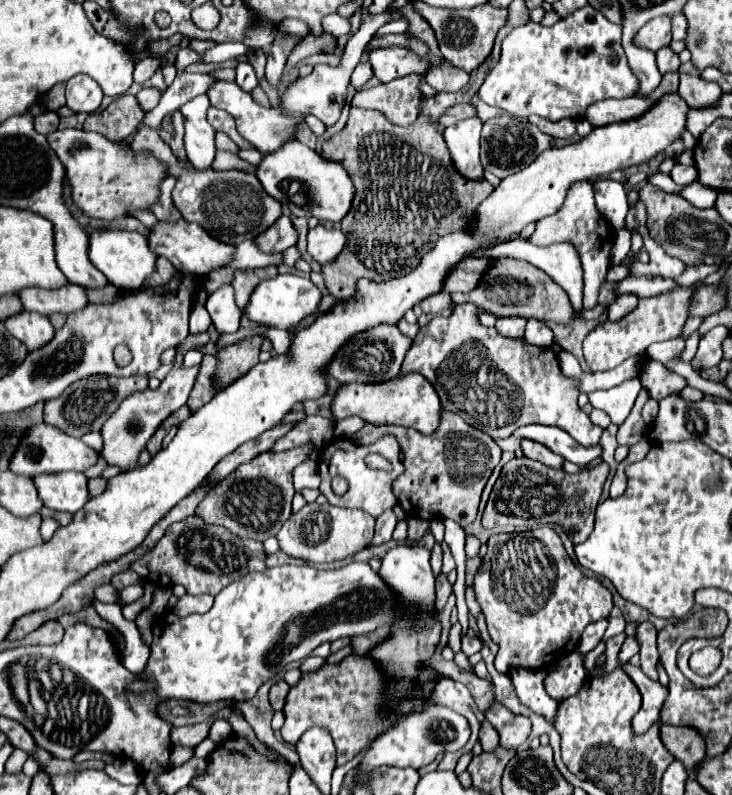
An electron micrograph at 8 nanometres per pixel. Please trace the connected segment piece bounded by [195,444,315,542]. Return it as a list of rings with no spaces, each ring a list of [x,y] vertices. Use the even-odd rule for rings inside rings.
[[[305,444],[285,452],[263,452],[261,456],[255,456],[251,462],[241,464],[213,490],[209,490],[209,496],[205,496],[195,508],[195,516],[203,518],[205,524],[223,526],[241,538],[265,542],[267,538],[277,536],[283,522],[291,516],[291,500],[295,492],[291,472],[307,460],[313,450],[313,444]]]

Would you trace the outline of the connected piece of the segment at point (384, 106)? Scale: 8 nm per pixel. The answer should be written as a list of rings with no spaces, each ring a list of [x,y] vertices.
[[[405,76],[389,84],[365,88],[355,94],[353,104],[361,104],[361,108],[383,110],[393,124],[409,126],[419,114],[419,106],[421,106],[419,82],[421,80],[423,76]]]

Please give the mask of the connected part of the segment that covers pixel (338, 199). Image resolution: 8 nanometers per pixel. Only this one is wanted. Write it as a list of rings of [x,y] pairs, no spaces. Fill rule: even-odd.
[[[289,142],[281,150],[265,156],[257,164],[257,178],[263,184],[265,192],[287,204],[295,216],[317,216],[319,220],[341,222],[349,204],[353,200],[353,182],[341,164],[333,164],[321,158],[321,154],[309,150],[301,142]]]

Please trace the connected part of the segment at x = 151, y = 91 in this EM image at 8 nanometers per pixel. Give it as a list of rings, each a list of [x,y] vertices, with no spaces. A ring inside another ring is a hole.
[[[143,88],[135,98],[137,98],[141,110],[149,112],[149,110],[153,110],[153,108],[159,104],[159,100],[161,100],[161,92],[159,92],[157,88]]]

